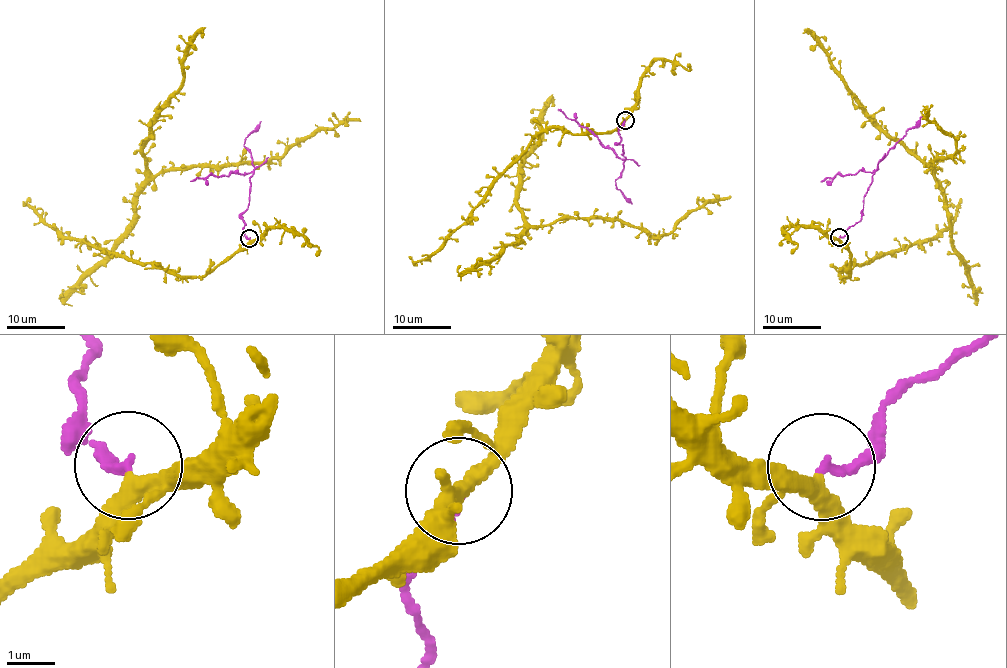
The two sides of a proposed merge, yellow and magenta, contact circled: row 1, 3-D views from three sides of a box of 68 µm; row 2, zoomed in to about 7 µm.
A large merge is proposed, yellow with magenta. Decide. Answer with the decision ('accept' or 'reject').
reject

